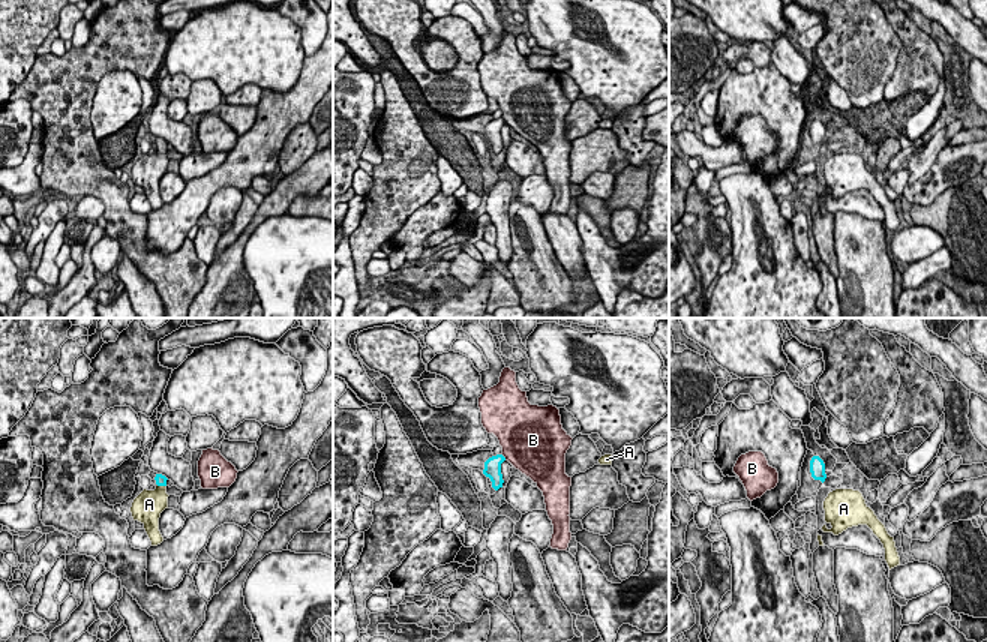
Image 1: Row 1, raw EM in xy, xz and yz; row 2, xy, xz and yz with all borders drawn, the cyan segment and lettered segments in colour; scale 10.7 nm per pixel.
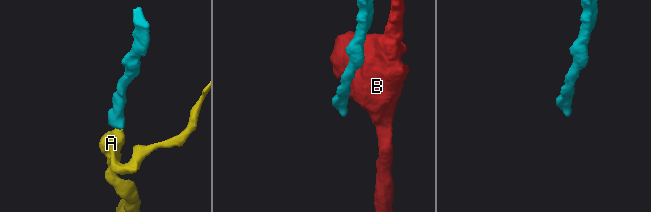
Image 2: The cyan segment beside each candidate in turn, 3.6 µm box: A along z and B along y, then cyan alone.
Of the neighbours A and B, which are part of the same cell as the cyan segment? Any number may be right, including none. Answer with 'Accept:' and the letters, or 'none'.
Accept: A

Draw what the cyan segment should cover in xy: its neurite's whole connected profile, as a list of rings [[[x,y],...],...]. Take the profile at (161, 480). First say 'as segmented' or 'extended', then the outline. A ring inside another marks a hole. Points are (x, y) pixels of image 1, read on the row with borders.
extended; [[[156,474],[156,489],[144,489],[132,502],[130,513],[134,520],[144,525],[144,530],[152,542],[152,546],[158,546],[164,542],[159,531],[160,513],[168,508],[166,477]]]

